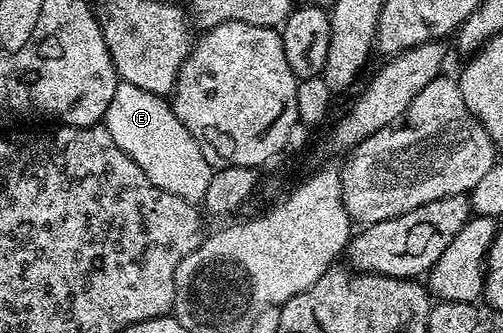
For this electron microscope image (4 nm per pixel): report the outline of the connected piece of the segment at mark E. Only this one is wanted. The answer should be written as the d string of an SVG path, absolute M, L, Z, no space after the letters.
M118 82L115 97L111 97L111 101L107 105L103 125L107 129L107 133L111 133L115 145L119 145L119 149L123 149L123 153L130 155L135 161L135 165L139 165L139 169L143 169L143 173L147 173L151 185L155 185L159 189L167 189L167 193L175 193L175 197L183 197L188 203L194 205L200 204L204 200L207 185L211 181L215 168L207 161L207 157L203 157L195 137L191 137L191 133L187 133L187 125L183 125L183 121L179 121L179 117L175 117L172 106L162 96L147 93L147 89L139 89L139 85Z

